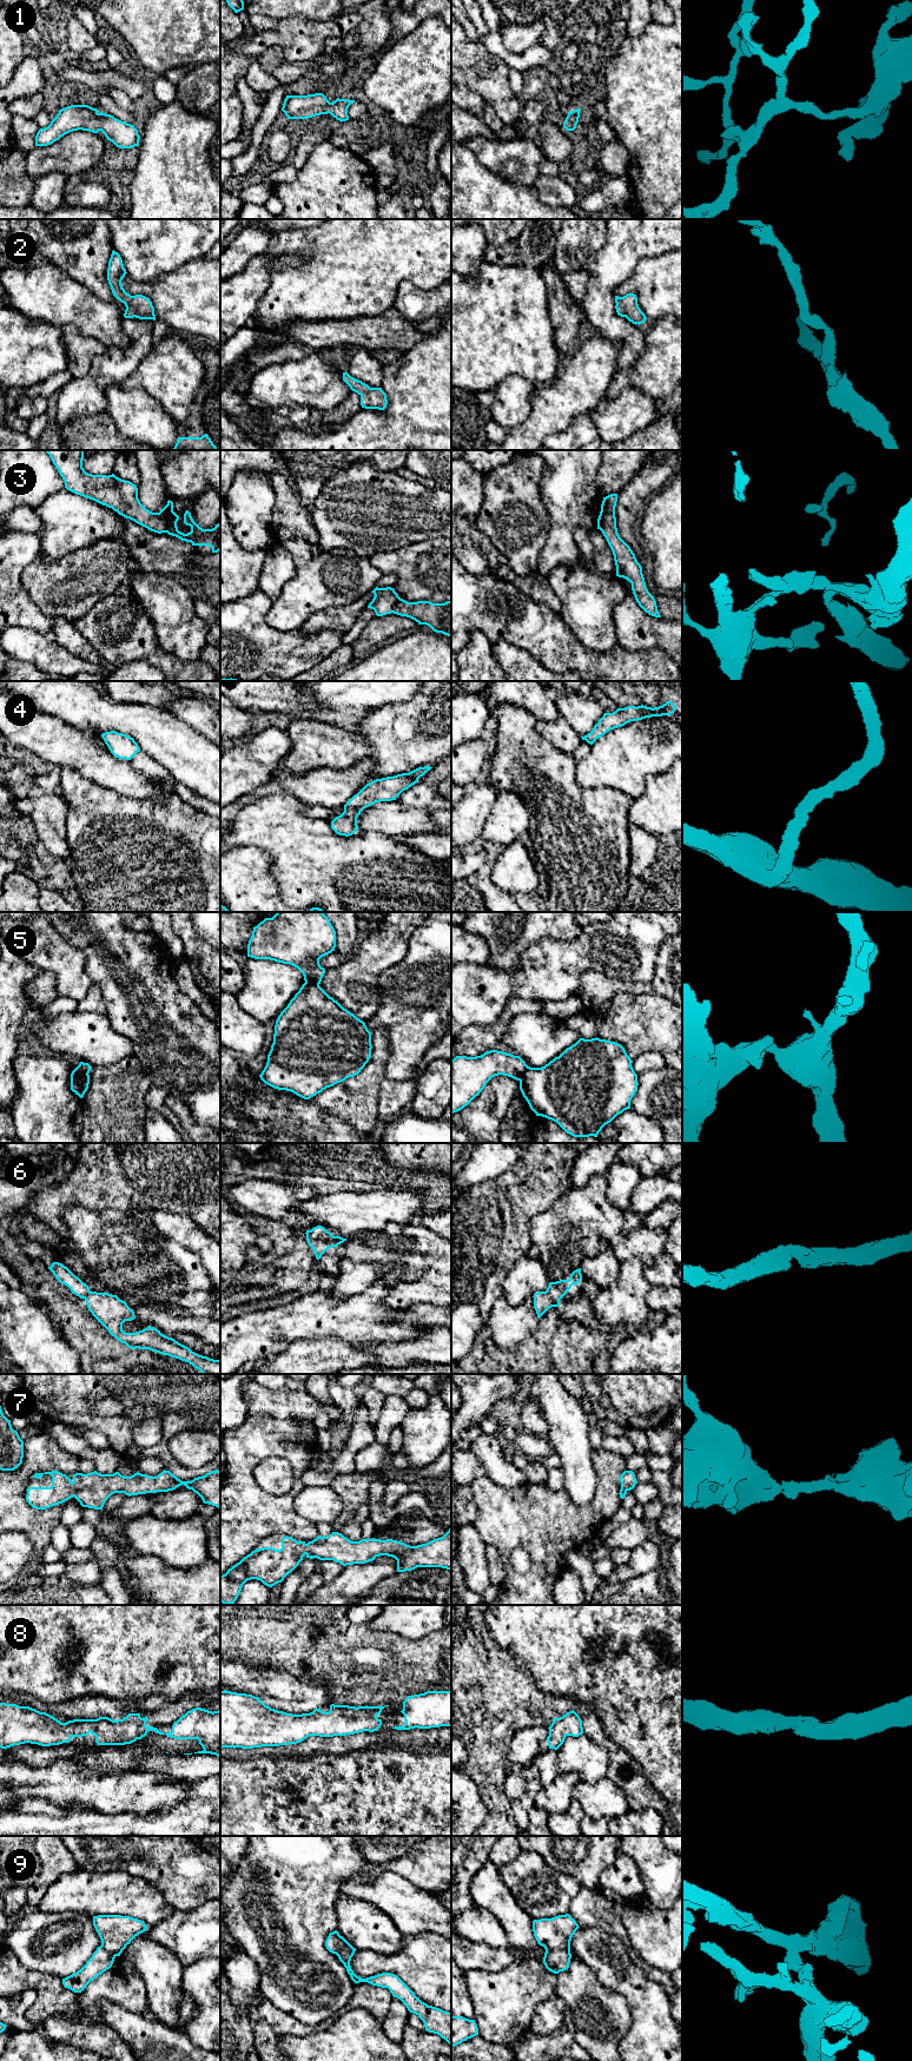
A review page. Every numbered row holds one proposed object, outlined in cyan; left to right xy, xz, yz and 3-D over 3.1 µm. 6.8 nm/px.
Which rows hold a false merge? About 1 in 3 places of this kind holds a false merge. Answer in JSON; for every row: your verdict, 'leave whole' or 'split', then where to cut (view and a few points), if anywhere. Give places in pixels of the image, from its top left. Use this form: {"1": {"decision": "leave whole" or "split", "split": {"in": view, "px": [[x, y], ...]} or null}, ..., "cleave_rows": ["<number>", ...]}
{"1": {"decision": "leave whole", "split": null}, "2": {"decision": "leave whole", "split": null}, "3": {"decision": "split", "split": {"in": "xy", "px": [[158, 513], [166, 522], [165, 532]]}}, "4": {"decision": "leave whole", "split": null}, "5": {"decision": "split", "split": {"in": "yz", "px": [[528, 1067], [520, 1081]]}}, "6": {"decision": "leave whole", "split": null}, "7": {"decision": "leave whole", "split": null}, "8": {"decision": "leave whole", "split": null}, "9": {"decision": "split", "split": {"in": "yz", "px": [[546, 1949], [567, 1949], [569, 1951]]}}, "cleave_rows": ["3", "5", "9"]}

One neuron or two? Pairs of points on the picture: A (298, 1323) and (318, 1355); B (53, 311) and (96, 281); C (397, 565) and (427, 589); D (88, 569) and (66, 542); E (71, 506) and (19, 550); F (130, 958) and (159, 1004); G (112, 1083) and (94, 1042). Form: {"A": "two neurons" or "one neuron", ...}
{"A": "two neurons", "B": "two neurons", "C": "one neuron", "D": "two neurons", "E": "two neurons", "F": "one neuron", "G": "two neurons"}

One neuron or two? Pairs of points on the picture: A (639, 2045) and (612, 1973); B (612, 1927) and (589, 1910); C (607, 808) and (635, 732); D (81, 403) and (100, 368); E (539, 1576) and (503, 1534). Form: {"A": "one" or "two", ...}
{"A": "one", "B": "one", "C": "two", "D": "one", "E": "one"}

